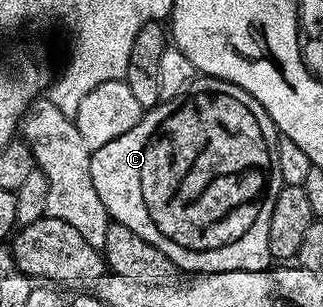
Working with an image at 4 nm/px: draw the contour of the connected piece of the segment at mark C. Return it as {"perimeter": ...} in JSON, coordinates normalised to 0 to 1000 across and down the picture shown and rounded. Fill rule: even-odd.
{"perimeter":[[[610,251],[563,313],[523,332],[498,329],[495,342],[455,362],[433,397],[415,404],[402,430],[390,430],[390,443],[365,443],[365,456],[341,456],[341,469],[285,492],[279,573],[291,586],[291,625],[303,625],[337,700],[402,743],[402,756],[427,756],[440,782],[477,795],[477,808],[489,808],[533,850],[536,870],[557,876],[560,866],[570,879],[594,879],[582,886],[625,896],[715,879],[824,879],[845,857],[836,821],[836,704],[848,691],[851,632],[879,603],[873,560],[861,547],[861,427],[824,352],[811,352],[811,339],[799,339],[799,326],[746,280],[690,267],[681,254]]]}

